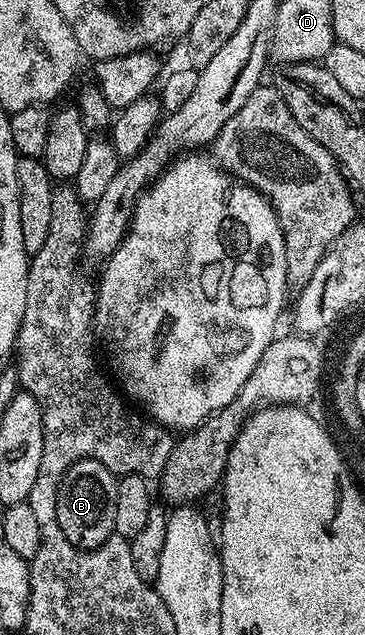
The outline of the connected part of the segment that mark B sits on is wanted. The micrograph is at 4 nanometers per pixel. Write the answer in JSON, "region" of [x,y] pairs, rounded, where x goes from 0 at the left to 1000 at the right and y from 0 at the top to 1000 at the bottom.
{"region":[[[219,723],[203,732],[192,732],[175,743],[164,767],[153,773],[153,819],[192,858],[222,861],[230,868],[247,868],[282,861],[312,843],[312,783],[323,783],[321,750],[290,732],[279,732],[266,723]]]}

